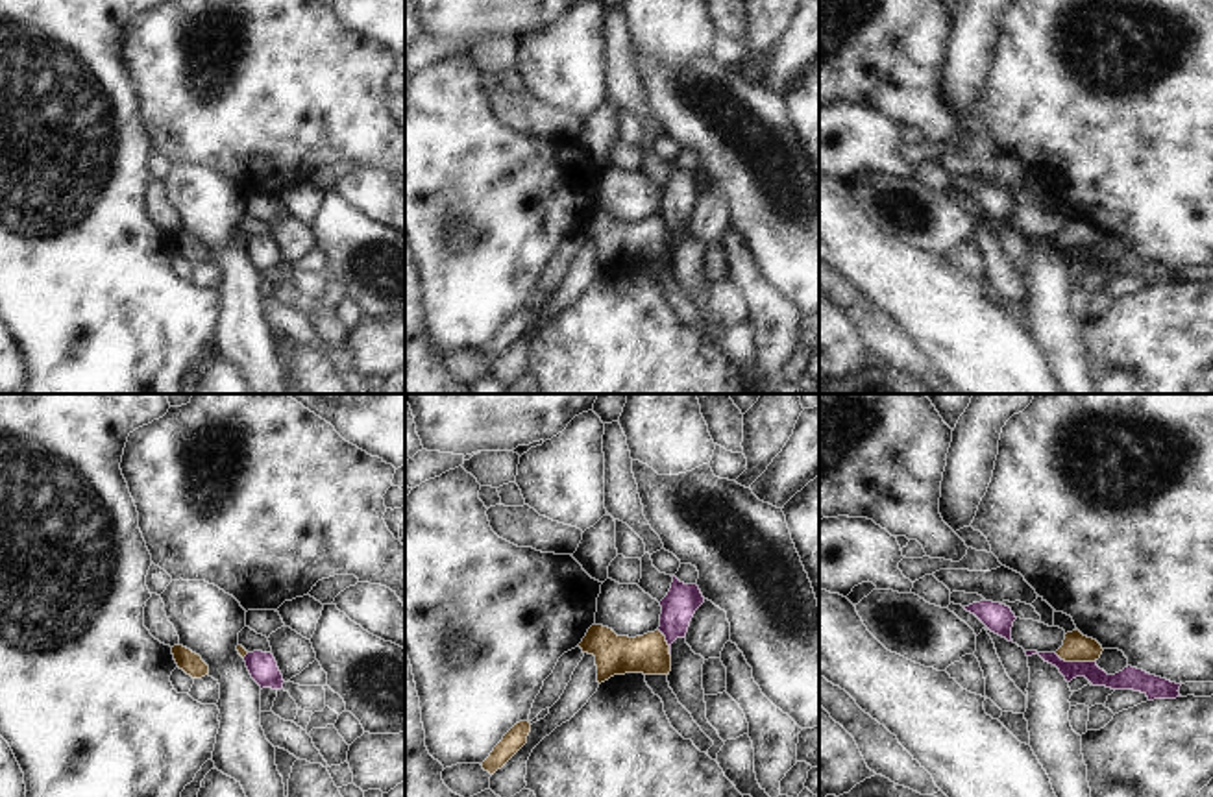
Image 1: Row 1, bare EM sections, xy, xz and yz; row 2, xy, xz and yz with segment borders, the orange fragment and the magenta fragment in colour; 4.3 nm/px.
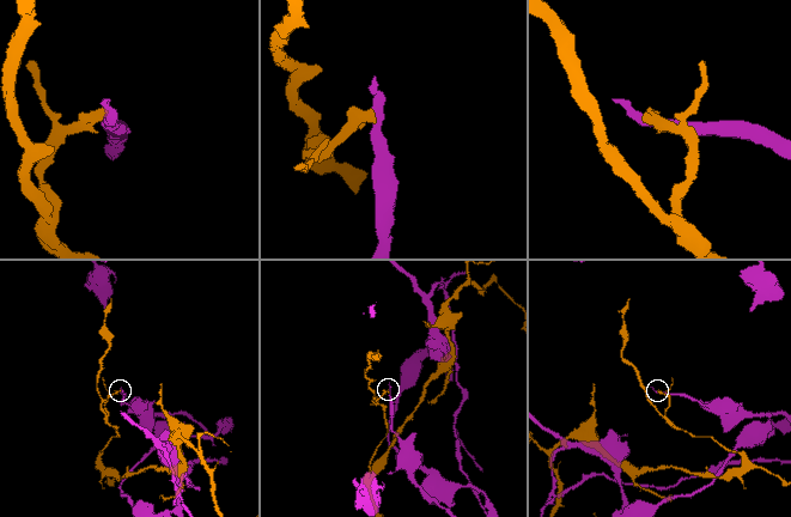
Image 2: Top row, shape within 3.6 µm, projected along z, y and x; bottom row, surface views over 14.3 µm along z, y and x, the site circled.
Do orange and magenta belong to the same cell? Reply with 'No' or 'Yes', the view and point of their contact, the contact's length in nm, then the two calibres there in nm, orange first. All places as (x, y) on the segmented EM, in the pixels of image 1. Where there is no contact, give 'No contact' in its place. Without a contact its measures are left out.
No. Touches orange at yz (1075, 661). Shared border 190 nm. Thickness 130 nm (orange) against 100 nm.

